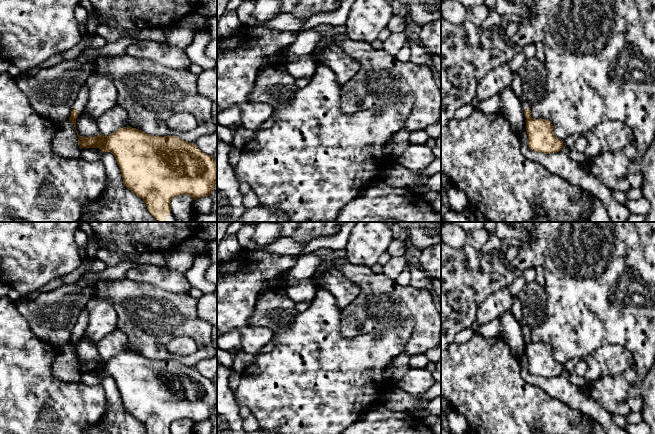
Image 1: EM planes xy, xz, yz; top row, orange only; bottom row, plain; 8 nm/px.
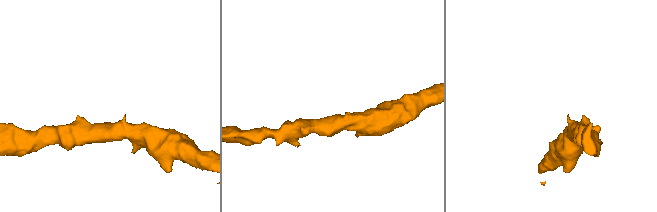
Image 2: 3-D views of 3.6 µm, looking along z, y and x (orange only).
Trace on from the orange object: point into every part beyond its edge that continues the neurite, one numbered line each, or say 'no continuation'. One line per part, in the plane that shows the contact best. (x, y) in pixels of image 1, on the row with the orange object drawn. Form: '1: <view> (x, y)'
1: xy (81, 99)

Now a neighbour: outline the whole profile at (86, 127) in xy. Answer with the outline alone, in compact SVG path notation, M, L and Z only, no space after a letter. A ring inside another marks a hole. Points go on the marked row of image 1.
M84 111L76 118L76 130L82 137L95 137L101 133L97 121L91 120Z

